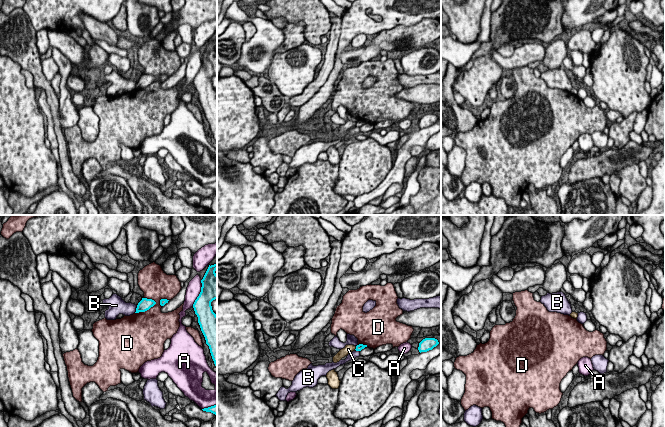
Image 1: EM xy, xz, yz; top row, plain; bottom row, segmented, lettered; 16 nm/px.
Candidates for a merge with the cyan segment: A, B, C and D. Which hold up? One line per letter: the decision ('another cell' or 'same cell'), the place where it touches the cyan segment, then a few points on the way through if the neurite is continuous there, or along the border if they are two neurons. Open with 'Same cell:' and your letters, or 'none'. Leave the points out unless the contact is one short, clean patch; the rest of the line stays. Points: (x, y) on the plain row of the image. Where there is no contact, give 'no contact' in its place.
Same cell: none
A: another cell; contact xy (200, 69)
B: another cell; contact xy (136, 85)
C: another cell; contact xz (356, 124); border xz (356, 122), (354, 125)
D: another cell; contact xy (145, 86)

